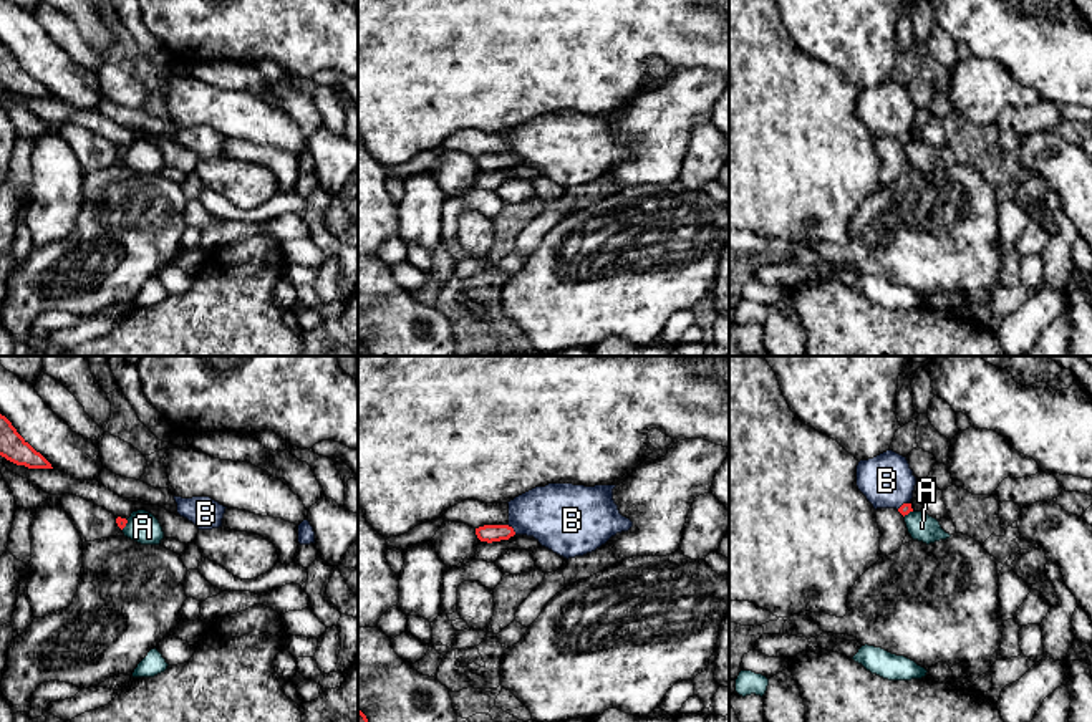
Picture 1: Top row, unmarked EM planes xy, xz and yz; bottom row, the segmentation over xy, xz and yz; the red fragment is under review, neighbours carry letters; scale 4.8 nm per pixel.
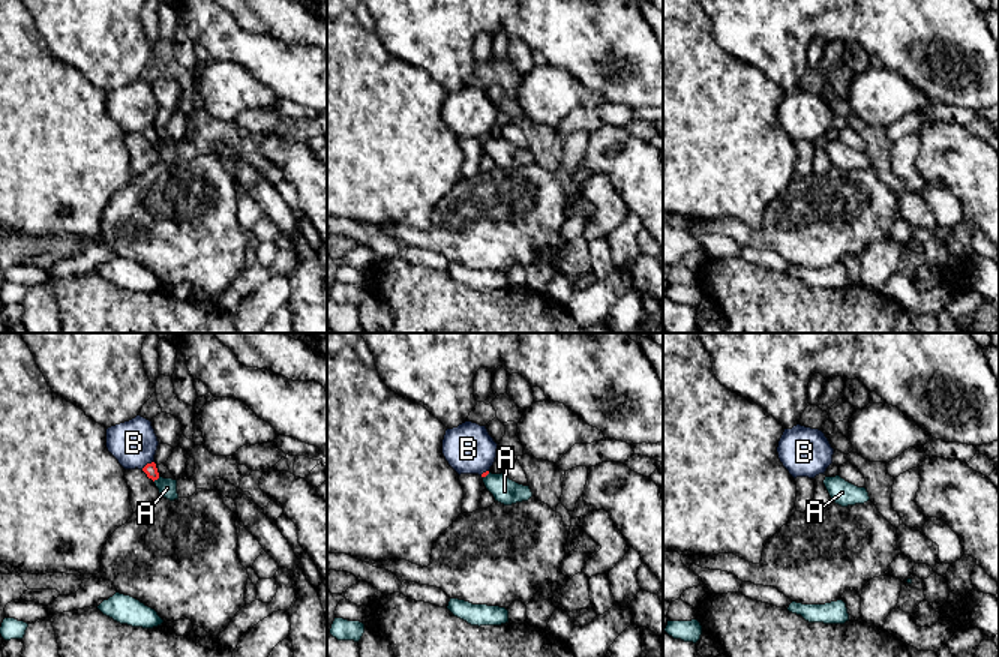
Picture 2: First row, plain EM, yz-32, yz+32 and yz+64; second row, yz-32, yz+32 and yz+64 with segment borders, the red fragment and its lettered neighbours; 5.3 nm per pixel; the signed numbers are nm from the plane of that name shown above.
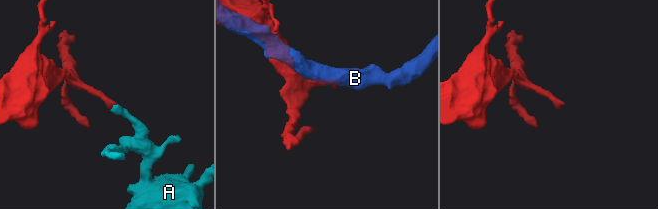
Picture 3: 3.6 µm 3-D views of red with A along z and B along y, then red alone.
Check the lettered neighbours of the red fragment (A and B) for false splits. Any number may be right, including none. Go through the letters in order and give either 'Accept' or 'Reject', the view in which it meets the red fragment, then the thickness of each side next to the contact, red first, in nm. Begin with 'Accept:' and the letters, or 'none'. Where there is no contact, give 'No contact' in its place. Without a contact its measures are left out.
Accept: none
A: Reject. Touches red in xy. Thickness 50 nm (red) against 160 nm
B: Reject. Touches red in xz. Thickness 90 nm (red) against 320 nm

